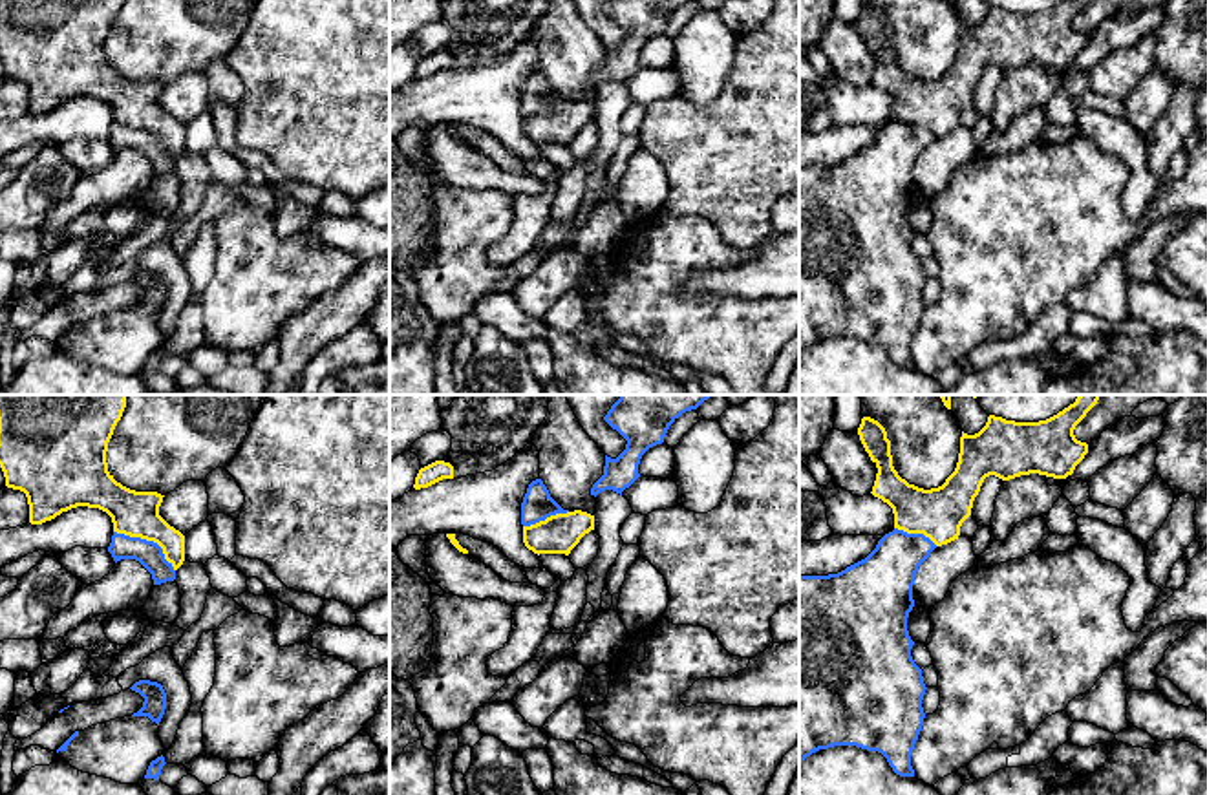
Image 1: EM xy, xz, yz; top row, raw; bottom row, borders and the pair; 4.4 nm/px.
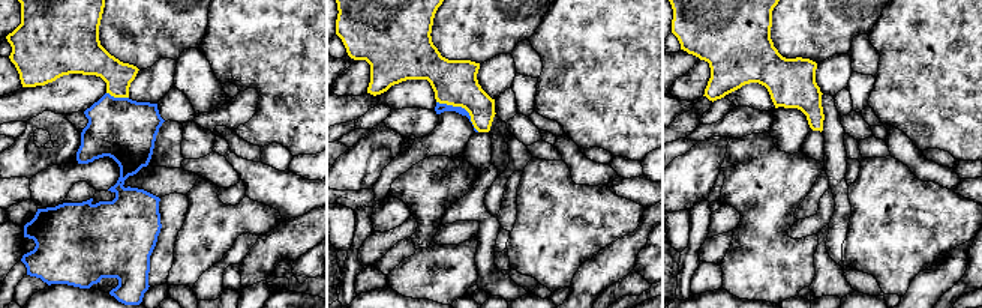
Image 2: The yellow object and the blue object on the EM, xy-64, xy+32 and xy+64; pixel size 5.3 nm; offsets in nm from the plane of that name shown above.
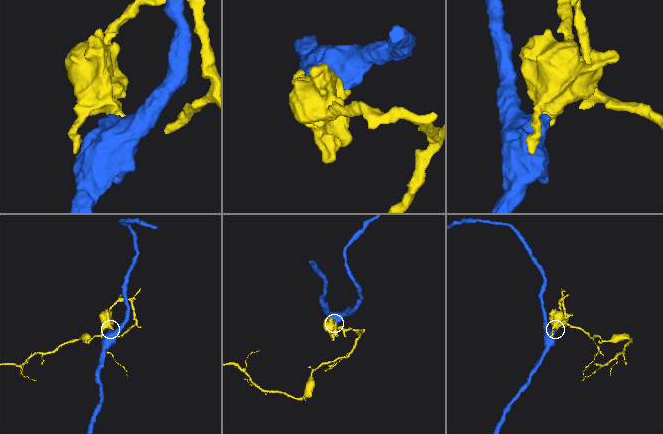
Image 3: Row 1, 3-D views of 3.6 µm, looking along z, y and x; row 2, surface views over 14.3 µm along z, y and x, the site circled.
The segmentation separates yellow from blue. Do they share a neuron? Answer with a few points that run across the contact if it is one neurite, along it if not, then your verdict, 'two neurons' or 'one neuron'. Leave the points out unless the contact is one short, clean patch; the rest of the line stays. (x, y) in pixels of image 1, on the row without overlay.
line xy (114, 121), (125, 127), (152, 130), (174, 161); two neurons

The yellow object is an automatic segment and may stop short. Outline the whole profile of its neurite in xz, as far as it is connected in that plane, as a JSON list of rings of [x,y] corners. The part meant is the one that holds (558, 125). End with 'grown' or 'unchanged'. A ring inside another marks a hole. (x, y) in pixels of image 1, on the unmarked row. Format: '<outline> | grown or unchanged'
[[[574,101],[556,104],[530,117],[523,117],[523,133],[534,144],[565,144],[580,133],[580,130],[594,121],[594,106]]] | unchanged

